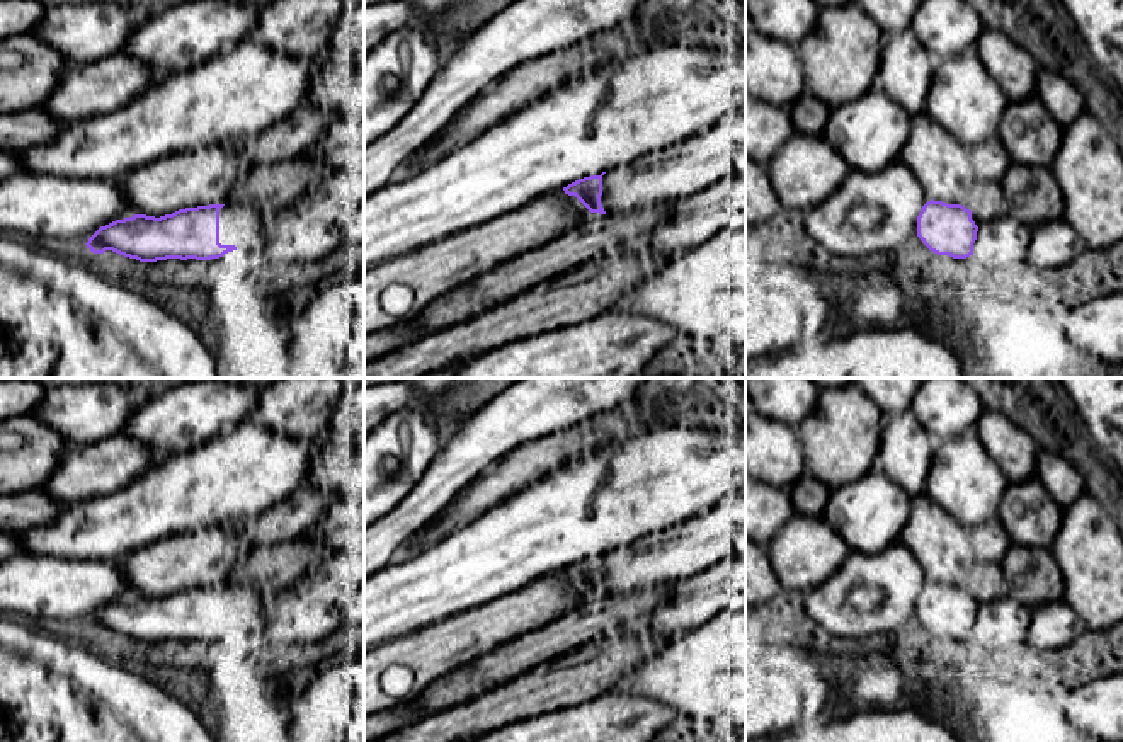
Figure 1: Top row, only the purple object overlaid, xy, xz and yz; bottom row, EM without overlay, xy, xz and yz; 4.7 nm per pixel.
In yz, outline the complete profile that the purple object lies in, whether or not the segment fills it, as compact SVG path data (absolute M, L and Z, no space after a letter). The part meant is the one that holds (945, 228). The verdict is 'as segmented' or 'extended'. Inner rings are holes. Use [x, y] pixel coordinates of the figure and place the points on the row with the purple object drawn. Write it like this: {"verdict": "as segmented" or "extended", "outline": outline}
{"verdict": "as segmented", "outline": "M927 201L917 216L917 237L938 255L966 259L973 255L978 226L961 204Z"}

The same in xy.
{"verdict": "extended", "outline": "M226 203L185 208L160 218L134 214L131 218L116 220L100 226L85 245L94 254L112 250L140 262L157 262L167 259L211 260L237 248L259 248L260 230L260 218L254 208Z"}

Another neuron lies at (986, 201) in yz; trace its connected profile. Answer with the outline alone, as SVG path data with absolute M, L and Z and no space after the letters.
M977 177L977 182L970 194L960 203L948 203L948 204L961 204L972 211L972 220L977 226L982 226L985 221L995 220L1000 214L1009 214L1009 206L1006 203L1006 196L1002 191L1002 182L987 182L982 177Z

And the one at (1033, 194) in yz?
M1011 163L1002 179L1009 214L1026 226L1063 218L1060 186L1046 167Z

